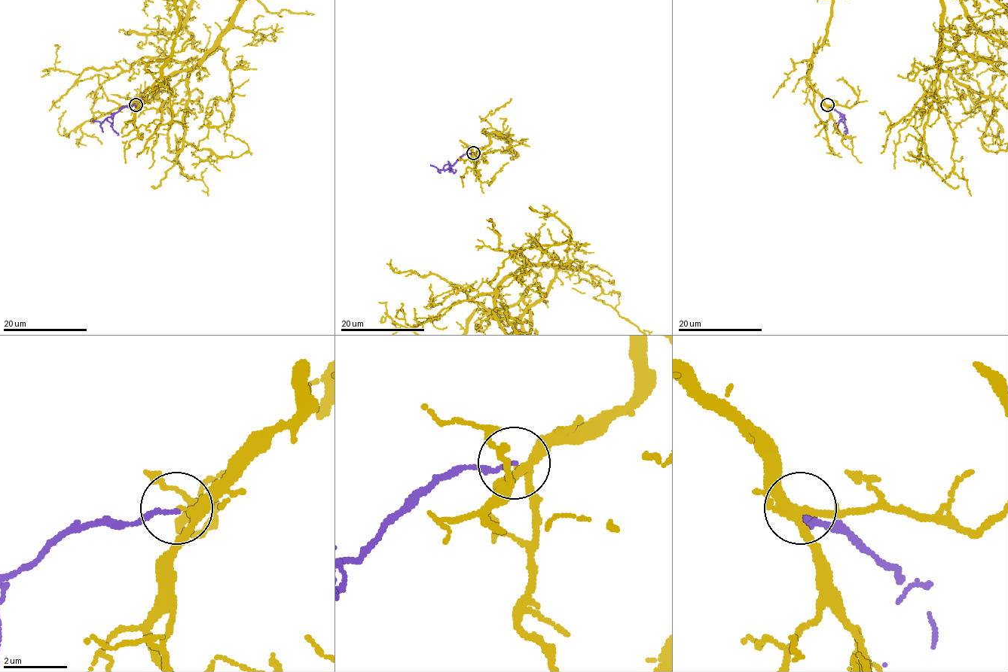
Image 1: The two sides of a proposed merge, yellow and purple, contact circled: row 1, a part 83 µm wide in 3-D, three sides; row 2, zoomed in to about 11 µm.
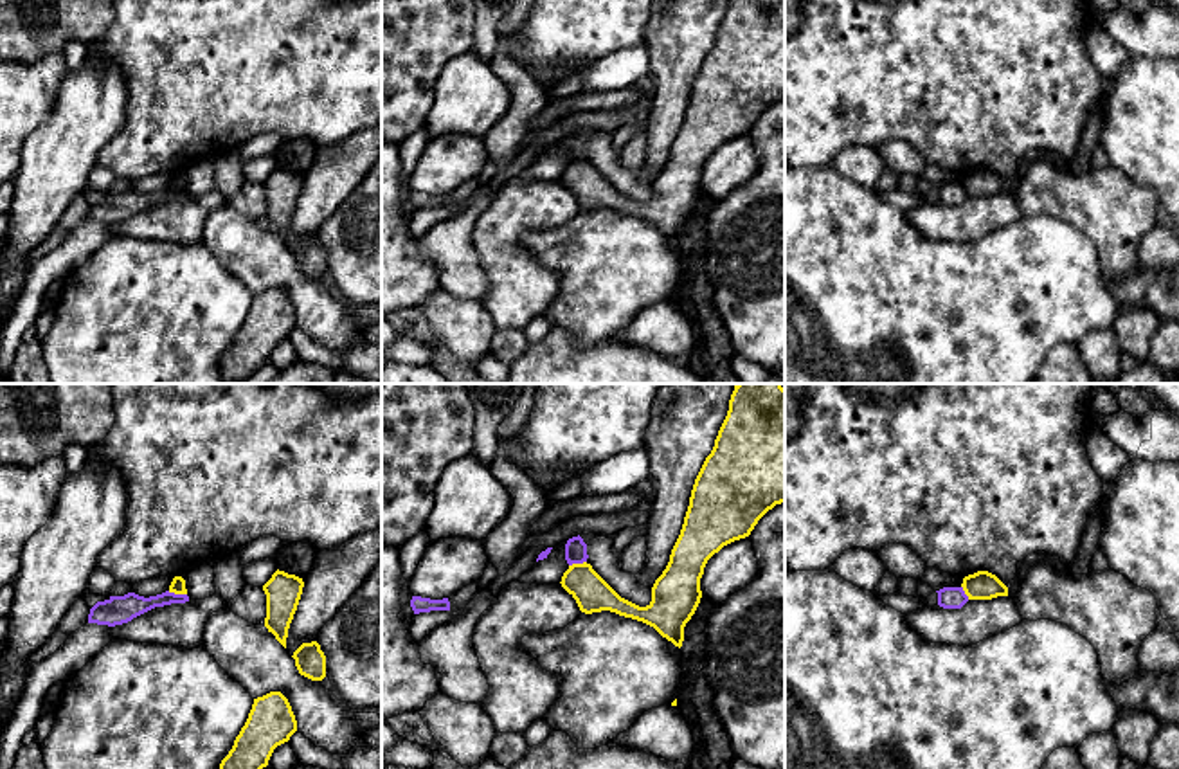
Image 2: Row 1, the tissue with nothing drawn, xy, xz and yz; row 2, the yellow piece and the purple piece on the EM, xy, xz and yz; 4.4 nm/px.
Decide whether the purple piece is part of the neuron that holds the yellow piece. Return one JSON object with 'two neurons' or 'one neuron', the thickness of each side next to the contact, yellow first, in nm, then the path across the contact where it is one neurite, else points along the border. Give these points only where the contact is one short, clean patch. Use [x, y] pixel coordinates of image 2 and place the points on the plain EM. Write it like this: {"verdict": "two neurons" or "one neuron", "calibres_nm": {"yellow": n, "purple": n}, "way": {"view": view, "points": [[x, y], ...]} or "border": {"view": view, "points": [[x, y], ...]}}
{"verdict": "two neurons", "calibres_nm": {"yellow": 70, "purple": 120}, "border": {"view": "xy", "points": [[168, 188], [186, 191]]}}

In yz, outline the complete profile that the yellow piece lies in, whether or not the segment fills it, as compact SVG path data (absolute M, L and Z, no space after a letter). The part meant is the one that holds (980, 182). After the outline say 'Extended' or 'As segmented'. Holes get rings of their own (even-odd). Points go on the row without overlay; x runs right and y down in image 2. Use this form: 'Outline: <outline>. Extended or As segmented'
Outline: M977 167L965 173L961 184L968 196L992 196L997 193L1008 193L1008 184L988 167Z. As segmented

